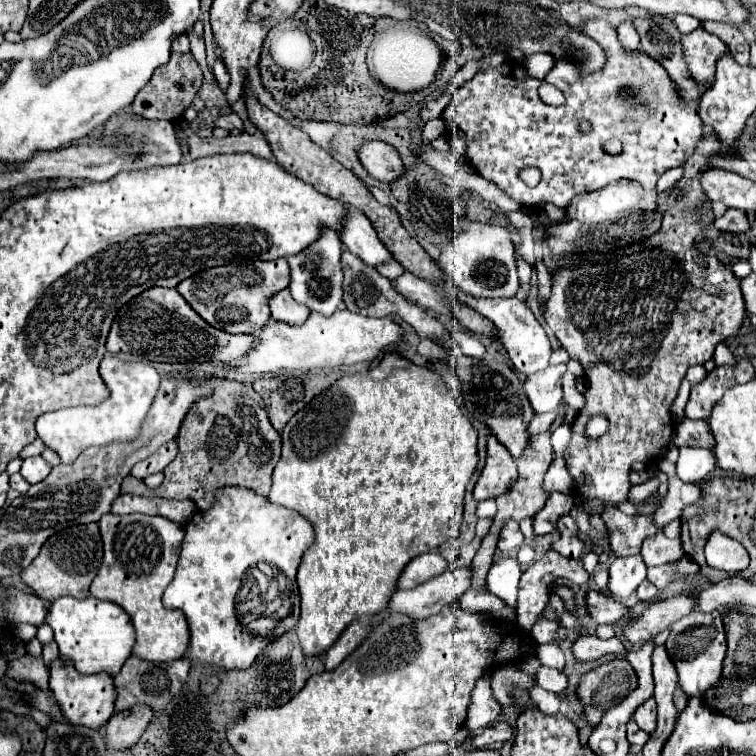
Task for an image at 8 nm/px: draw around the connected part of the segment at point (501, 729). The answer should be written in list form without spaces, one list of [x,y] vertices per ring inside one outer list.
[[[498,722],[485,728],[479,735],[473,737],[472,744],[476,748],[486,748],[497,742],[506,742],[512,737],[512,727],[506,722]]]

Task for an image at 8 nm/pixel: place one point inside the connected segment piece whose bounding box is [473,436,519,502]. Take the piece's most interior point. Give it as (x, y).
(500, 473)

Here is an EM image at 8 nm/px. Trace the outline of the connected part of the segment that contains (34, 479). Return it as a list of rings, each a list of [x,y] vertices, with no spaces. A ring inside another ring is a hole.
[[[33,456],[33,458],[27,458],[23,460],[23,466],[21,466],[21,476],[29,482],[29,484],[37,484],[37,482],[43,482],[51,472],[51,466],[41,458],[41,456]]]

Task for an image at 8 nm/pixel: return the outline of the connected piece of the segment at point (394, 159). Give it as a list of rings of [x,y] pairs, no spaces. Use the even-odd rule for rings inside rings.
[[[379,140],[361,146],[359,160],[365,166],[365,170],[379,182],[395,182],[405,172],[397,150]]]

